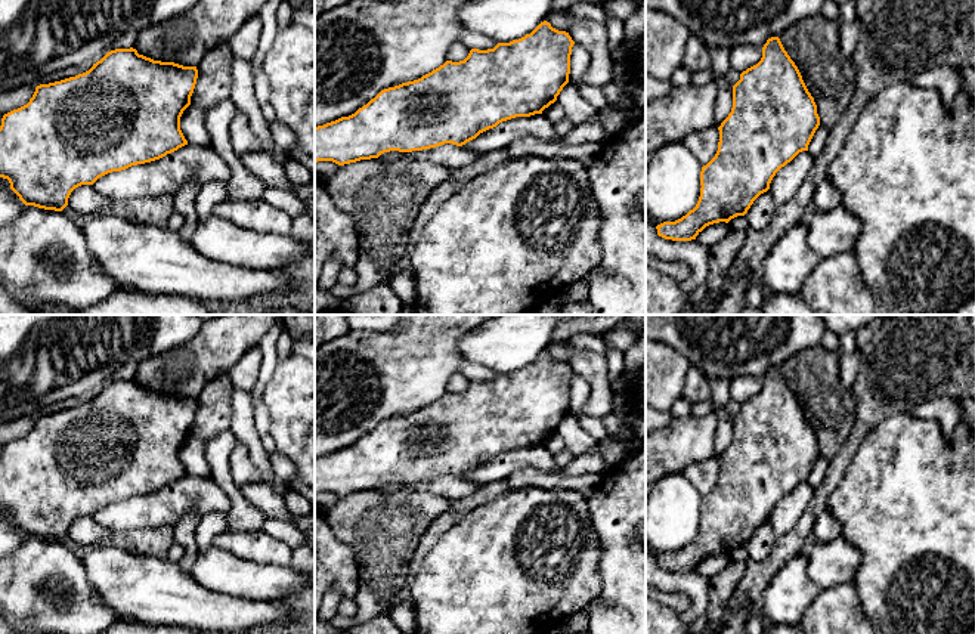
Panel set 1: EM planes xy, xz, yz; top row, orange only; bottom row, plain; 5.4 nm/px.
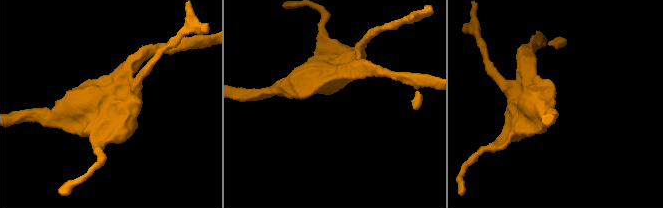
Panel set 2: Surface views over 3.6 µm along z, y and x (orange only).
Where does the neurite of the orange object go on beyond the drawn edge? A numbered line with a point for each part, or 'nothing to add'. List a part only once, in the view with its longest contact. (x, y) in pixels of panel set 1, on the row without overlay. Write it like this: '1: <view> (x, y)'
nothing to add

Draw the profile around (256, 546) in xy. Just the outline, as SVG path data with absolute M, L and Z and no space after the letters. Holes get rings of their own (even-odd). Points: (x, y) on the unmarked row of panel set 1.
M226 531L214 538L214 547L236 557L264 565L290 566L292 548L263 531Z

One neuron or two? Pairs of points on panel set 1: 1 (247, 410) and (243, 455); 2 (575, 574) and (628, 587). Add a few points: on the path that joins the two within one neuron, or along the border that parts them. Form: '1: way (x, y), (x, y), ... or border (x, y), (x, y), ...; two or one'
1: border (240, 441), (247, 448), (248, 457), (260, 476); two
2: border (599, 544), (600, 591), (593, 599); two

